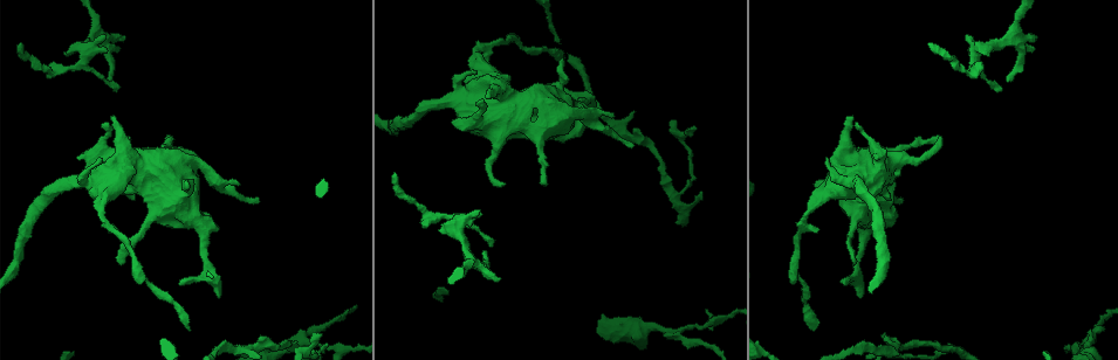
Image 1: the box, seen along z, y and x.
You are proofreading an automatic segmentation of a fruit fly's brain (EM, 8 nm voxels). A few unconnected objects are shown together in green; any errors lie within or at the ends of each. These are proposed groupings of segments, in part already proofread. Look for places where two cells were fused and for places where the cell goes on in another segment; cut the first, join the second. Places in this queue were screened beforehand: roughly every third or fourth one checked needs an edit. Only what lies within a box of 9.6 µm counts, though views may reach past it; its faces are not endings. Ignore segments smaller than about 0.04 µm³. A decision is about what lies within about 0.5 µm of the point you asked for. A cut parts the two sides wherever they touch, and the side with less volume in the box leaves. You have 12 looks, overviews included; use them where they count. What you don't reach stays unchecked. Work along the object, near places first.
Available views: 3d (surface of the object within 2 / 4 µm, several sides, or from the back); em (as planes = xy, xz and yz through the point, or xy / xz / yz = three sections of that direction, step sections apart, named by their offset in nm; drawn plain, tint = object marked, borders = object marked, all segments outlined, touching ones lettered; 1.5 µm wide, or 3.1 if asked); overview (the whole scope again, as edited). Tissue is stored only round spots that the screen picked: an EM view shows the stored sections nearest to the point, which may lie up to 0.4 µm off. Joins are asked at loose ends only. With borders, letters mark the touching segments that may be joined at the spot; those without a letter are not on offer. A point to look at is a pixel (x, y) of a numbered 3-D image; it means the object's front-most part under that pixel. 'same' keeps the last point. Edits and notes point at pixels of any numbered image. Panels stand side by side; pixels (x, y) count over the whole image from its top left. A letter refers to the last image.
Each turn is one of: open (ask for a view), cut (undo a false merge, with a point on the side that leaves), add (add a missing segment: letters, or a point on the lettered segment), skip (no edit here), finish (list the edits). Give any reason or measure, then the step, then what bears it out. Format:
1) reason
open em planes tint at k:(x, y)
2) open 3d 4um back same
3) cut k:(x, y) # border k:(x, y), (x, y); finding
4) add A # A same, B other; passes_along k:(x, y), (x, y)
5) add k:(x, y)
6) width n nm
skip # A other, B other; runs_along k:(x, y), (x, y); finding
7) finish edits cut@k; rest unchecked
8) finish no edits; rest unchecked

end of a long branch
open em planes borders at 1:(813, 329)

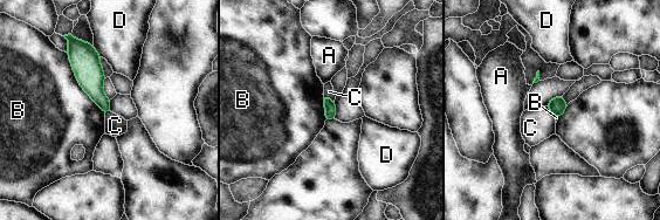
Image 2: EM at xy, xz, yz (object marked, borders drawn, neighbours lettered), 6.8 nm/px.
longest_contact B 500 nm
skip # A other, B other, C other, D other; border 2:(67, 52), (76, 81), (104, 114); no lettered segment goes on from it

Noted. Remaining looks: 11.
open 3d 2um at 1:(708, 324)

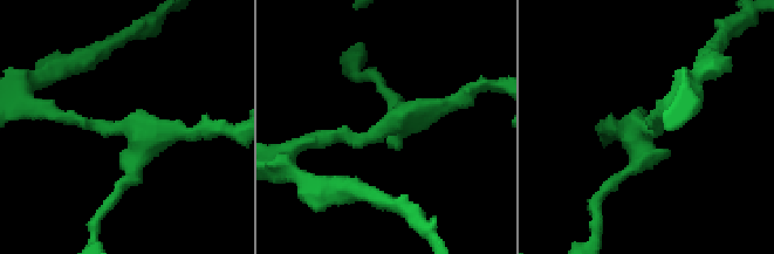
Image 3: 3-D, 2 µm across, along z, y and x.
shape alone is not enough
open em yz step 4 tint at 3:(378, 138)

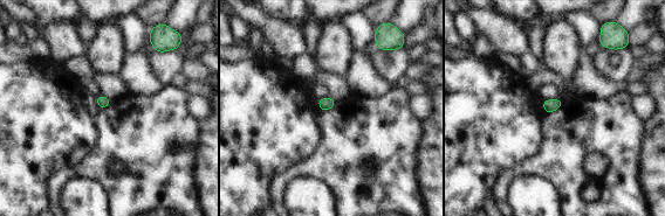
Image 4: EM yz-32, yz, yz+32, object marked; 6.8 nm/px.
open em yz step 4 borders same

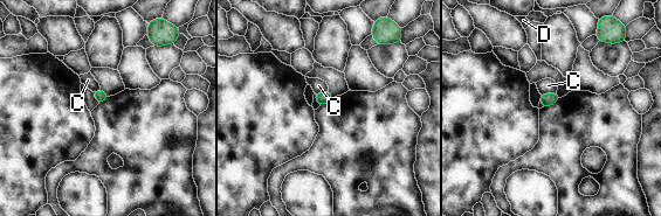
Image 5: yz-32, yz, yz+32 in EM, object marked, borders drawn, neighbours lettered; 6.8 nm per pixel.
skip # C other, D other; border 5:(556, 92), (541, 95); continuous, no second cell

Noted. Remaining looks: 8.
free end
open em planes borders at 1:(949, 343)

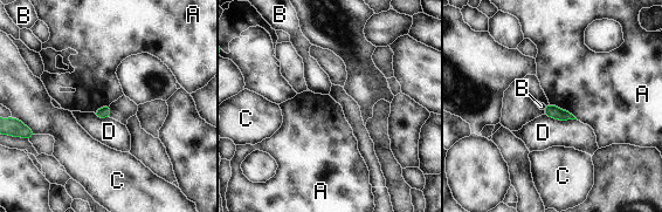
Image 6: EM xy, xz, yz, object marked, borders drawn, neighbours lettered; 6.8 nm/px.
skip # A other, B other, C other, D other; no lettered segment goes on from it

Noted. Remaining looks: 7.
branch stops here
open em xz step 8 tint at 1:(99, 160)

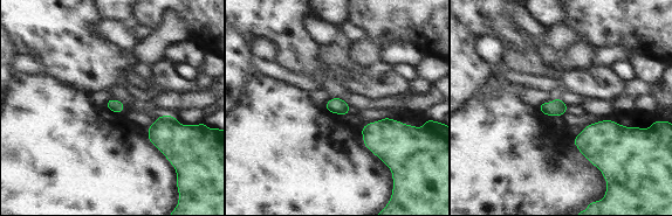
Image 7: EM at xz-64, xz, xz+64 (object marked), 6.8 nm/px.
open em planes borders same

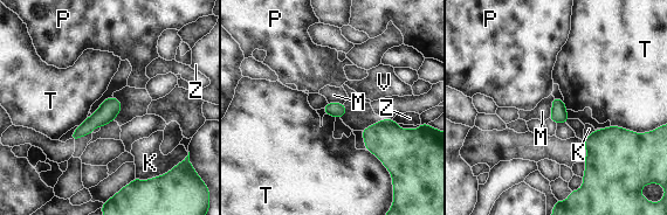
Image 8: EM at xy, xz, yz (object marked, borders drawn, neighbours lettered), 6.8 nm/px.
longest_contact T 190 nm
skip # K other, M other, P other, T other, V other, Z other; no lettered segment goes on from it

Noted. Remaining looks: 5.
branch stops here
open em xy step 8 tint at 1:(928, 42)

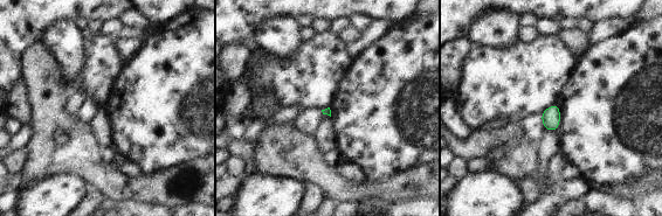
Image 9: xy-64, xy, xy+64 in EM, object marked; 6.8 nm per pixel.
open em planes borders same

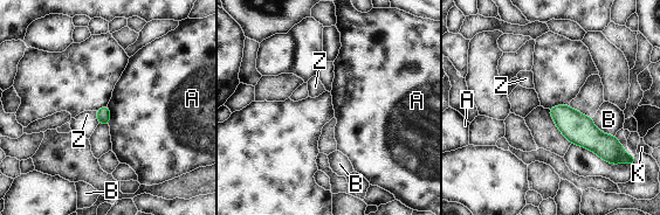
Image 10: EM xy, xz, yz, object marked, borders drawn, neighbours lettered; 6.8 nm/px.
width 100 nm
skip # A other, B other, K other, Z other; border 10:(108, 105), (109, 124); no lettered segment goes on from it

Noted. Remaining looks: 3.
finish no edits; rest unchecked

